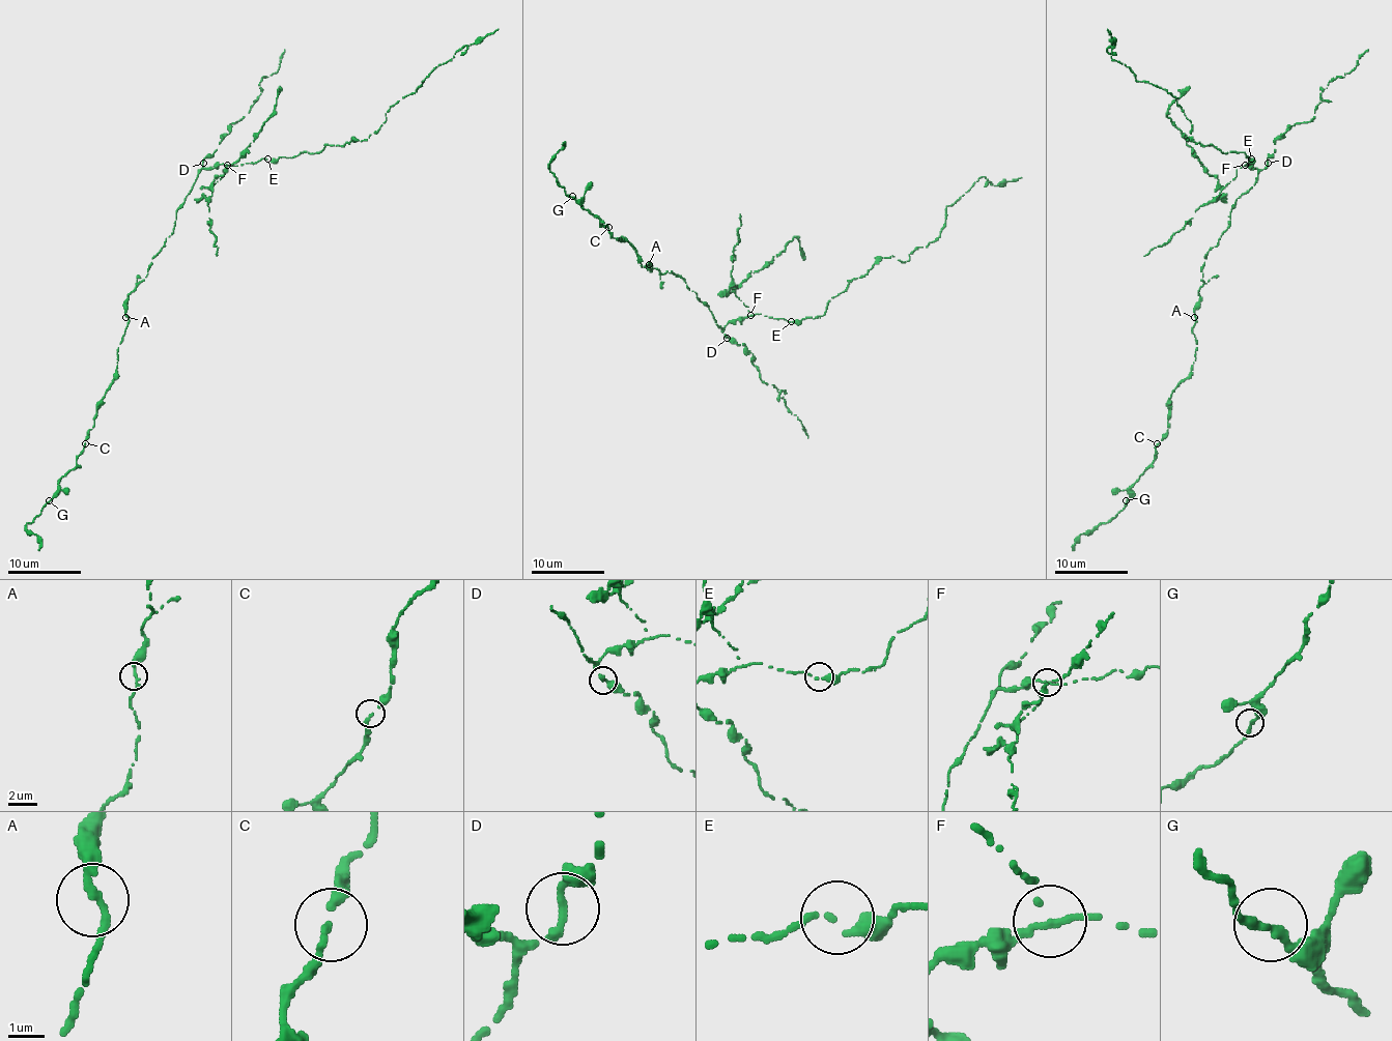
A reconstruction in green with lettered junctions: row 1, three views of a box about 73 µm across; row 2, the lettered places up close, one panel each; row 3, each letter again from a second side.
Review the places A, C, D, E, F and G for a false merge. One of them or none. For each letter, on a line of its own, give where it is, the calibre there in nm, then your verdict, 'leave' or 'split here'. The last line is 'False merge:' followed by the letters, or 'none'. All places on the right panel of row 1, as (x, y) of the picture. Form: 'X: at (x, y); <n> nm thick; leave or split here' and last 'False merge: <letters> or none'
A: at (1194, 317); 200 nm thick; leave
C: at (1157, 443); 200 nm thick; leave
D: at (1268, 163); 220 nm thick; leave
E: at (1251, 158); 200 nm thick; leave
F: at (1245, 165); 200 nm thick; split here
G: at (1126, 500); 240 nm thick; leave
False merge: F

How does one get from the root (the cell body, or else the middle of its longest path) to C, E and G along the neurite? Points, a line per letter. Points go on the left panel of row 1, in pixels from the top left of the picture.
C: (187, 196), (173, 232), (128, 296), (117, 377), (102, 398), (85, 443)
E: (187, 196), (201, 168), (220, 165), (237, 166), (267, 158)
G: (187, 196), (173, 232), (128, 296), (117, 377), (102, 398), (77, 465), (49, 500)

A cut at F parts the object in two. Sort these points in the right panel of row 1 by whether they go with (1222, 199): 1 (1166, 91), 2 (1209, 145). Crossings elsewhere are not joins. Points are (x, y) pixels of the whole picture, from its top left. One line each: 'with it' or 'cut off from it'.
1: cut off from it
2: cut off from it

